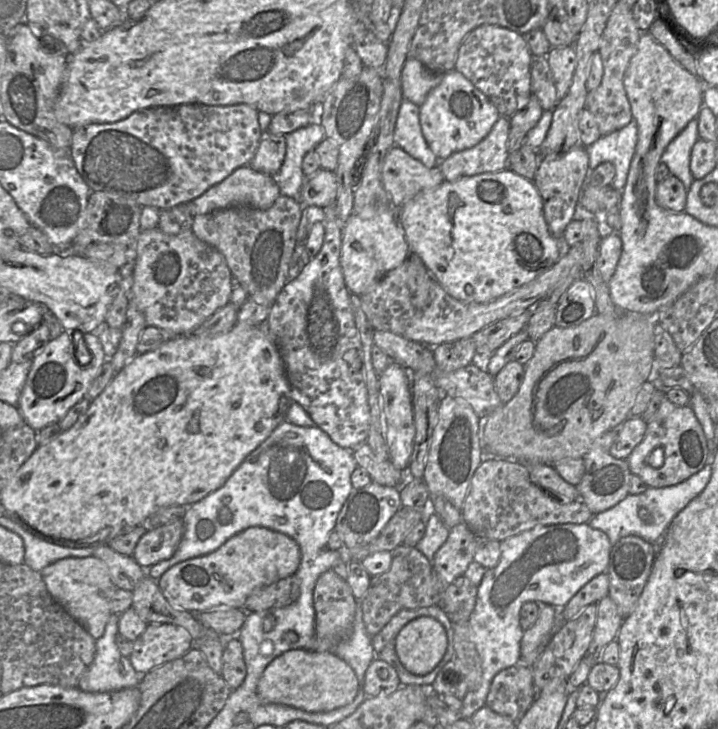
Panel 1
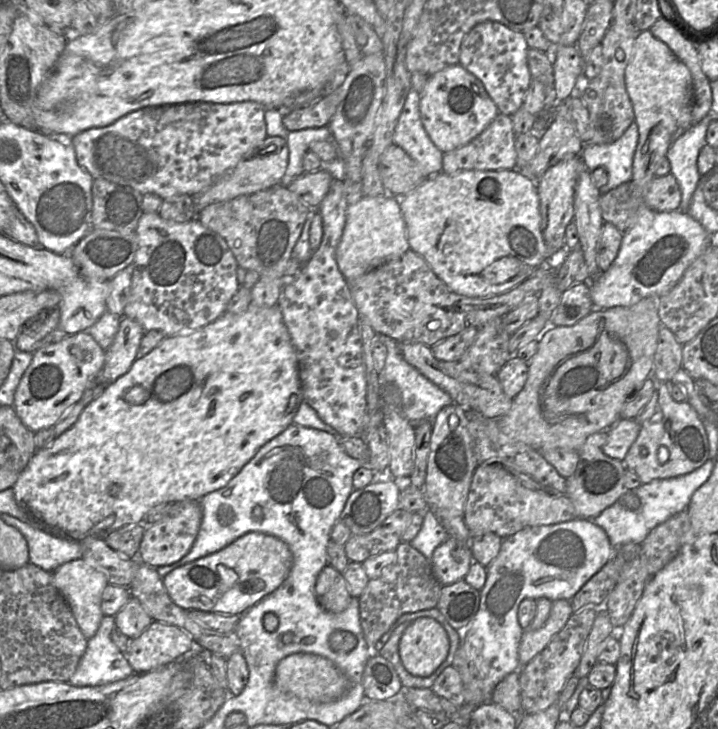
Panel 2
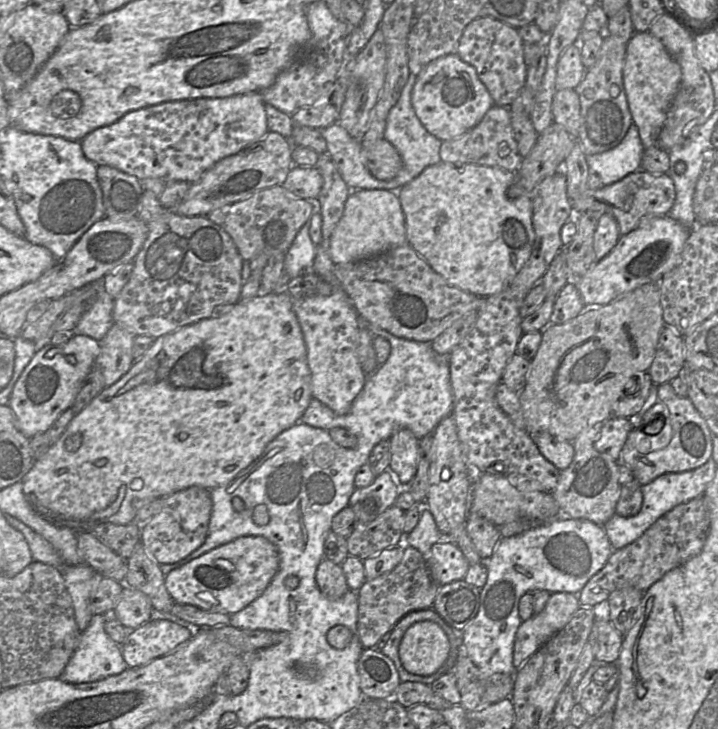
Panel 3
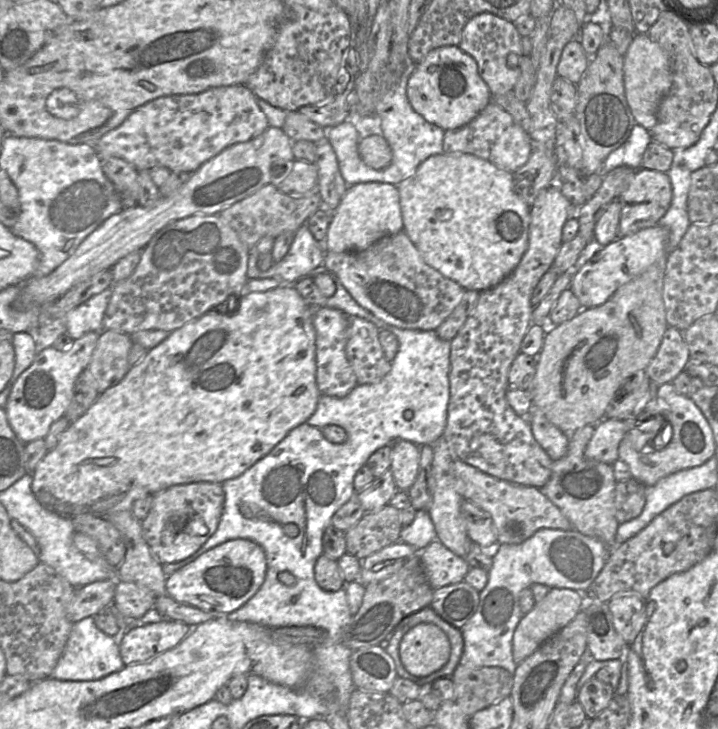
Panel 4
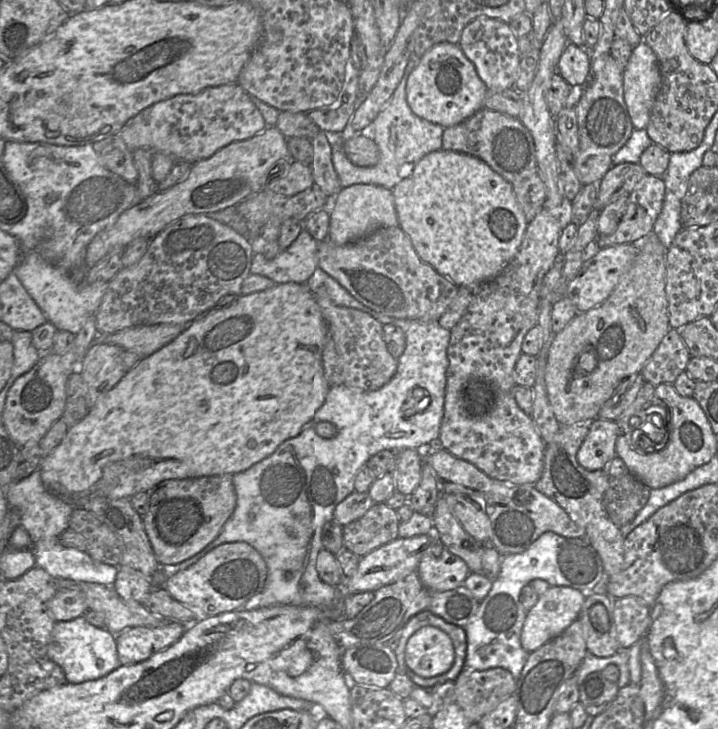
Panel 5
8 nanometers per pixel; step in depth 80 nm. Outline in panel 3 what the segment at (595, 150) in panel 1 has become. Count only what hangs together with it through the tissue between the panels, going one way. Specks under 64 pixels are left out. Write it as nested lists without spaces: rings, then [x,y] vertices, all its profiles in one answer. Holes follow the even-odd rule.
[[[632,123],[616,147],[585,158],[590,172],[598,174],[602,184],[608,186],[641,169],[644,150],[638,128]]]

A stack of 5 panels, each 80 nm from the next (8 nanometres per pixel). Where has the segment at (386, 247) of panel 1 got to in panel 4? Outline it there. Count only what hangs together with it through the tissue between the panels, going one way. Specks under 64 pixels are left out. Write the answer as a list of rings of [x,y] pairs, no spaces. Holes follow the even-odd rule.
[[[360,183],[348,186],[338,207],[330,213],[330,223],[327,229],[323,248],[333,253],[363,251],[381,238],[403,231],[403,220],[400,209],[399,193],[396,186],[386,183]]]

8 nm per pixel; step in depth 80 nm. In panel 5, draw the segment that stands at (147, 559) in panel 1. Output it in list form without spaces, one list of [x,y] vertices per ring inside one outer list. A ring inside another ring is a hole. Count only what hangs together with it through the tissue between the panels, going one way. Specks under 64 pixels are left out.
[[[234,474],[205,476],[189,479],[166,480],[149,490],[150,506],[142,516],[143,527],[161,566],[183,562],[209,545],[221,532],[236,506],[236,494],[233,486]]]

